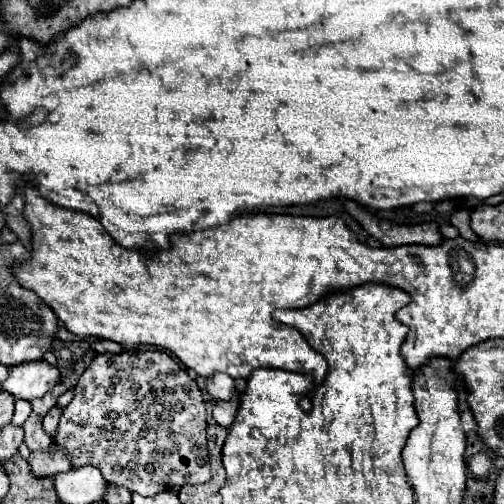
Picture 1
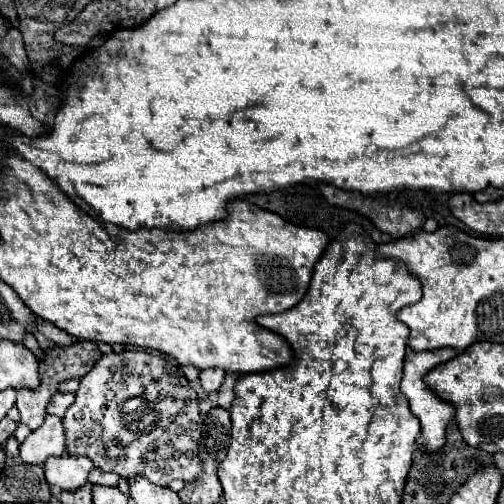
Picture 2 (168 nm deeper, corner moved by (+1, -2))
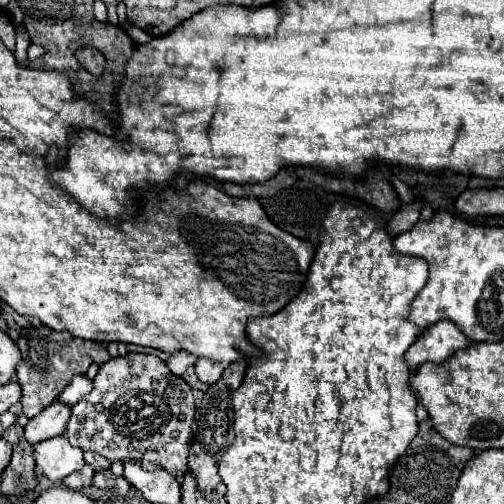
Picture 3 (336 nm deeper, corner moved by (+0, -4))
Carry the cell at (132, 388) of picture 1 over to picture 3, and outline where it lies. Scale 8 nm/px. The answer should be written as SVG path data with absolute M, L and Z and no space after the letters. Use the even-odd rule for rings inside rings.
M126 354L126 356L118 356L112 358L108 362L104 362L94 378L94 388L90 394L86 394L76 406L72 406L72 416L68 422L68 430L66 430L66 438L70 440L70 444L86 450L86 452L94 452L100 454L104 458L108 458L110 462L124 462L124 460L134 460L140 462L142 468L146 470L154 470L154 468L162 468L166 472L170 472L174 478L186 474L186 460L188 460L188 452L190 452L190 440L192 440L192 420L194 420L194 396L192 396L192 388L176 374L170 372L170 368L158 358L158 356L150 356L150 354Z

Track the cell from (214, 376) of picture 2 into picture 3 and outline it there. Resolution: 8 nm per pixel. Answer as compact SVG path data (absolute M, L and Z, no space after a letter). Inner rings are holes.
M198 358L198 362L196 362L196 374L198 374L200 382L214 384L220 380L222 372L224 372L224 366L218 362L212 362L208 358Z

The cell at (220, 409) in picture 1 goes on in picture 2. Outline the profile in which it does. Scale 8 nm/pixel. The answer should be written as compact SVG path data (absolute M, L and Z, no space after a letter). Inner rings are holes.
M227 374L227 376L225 376L225 380L223 380L221 388L219 388L217 406L221 406L221 408L231 408L231 402L233 402L233 398L235 398L233 386L235 386L237 378L239 378L239 374Z

